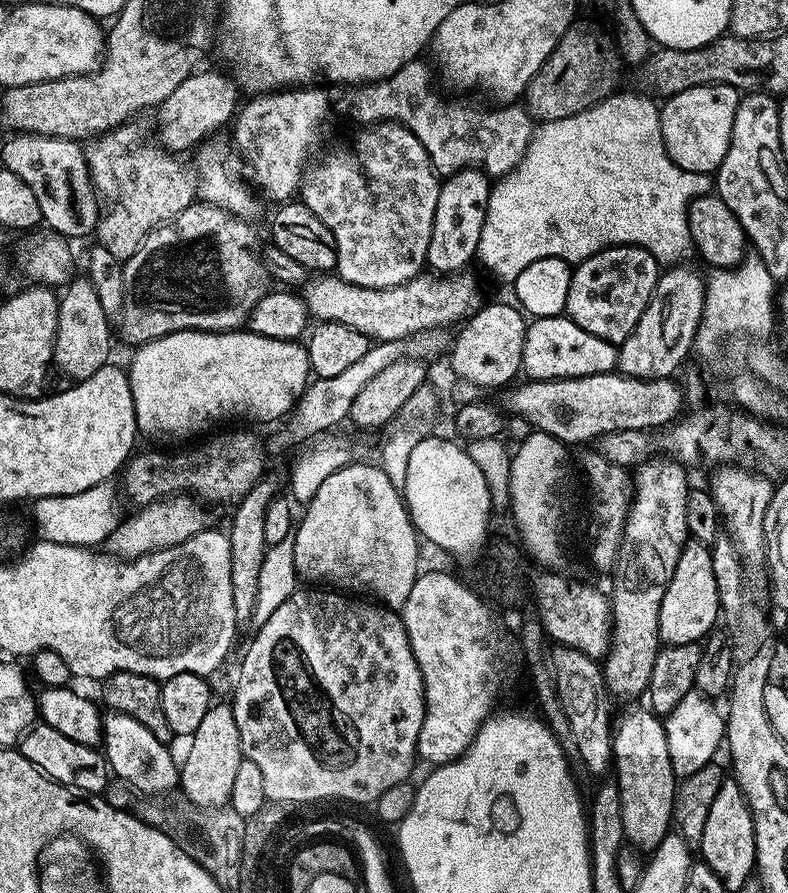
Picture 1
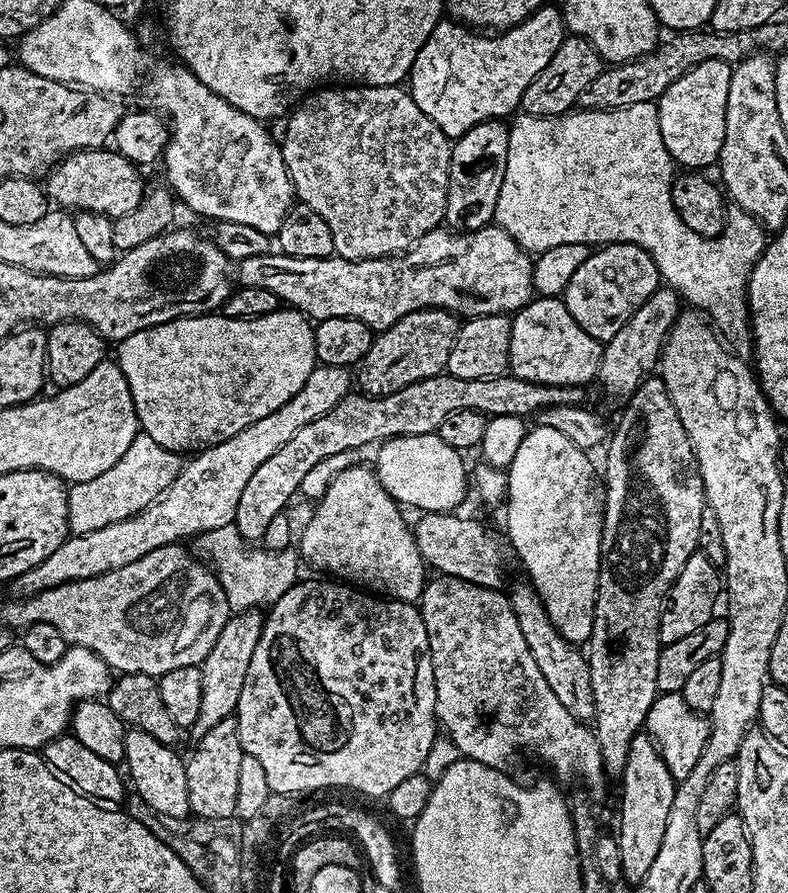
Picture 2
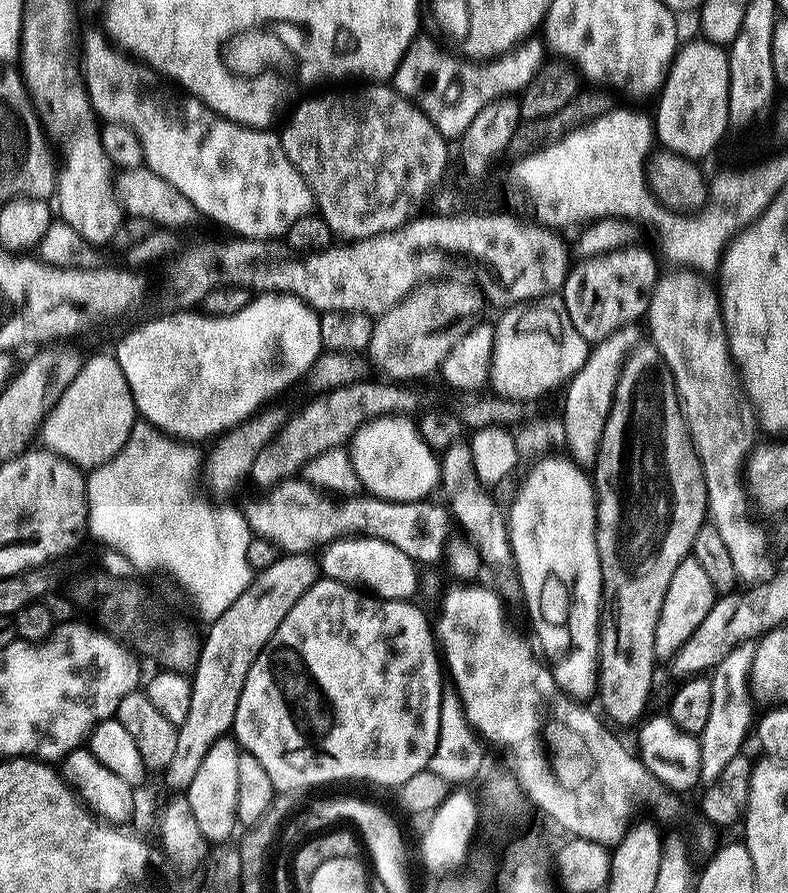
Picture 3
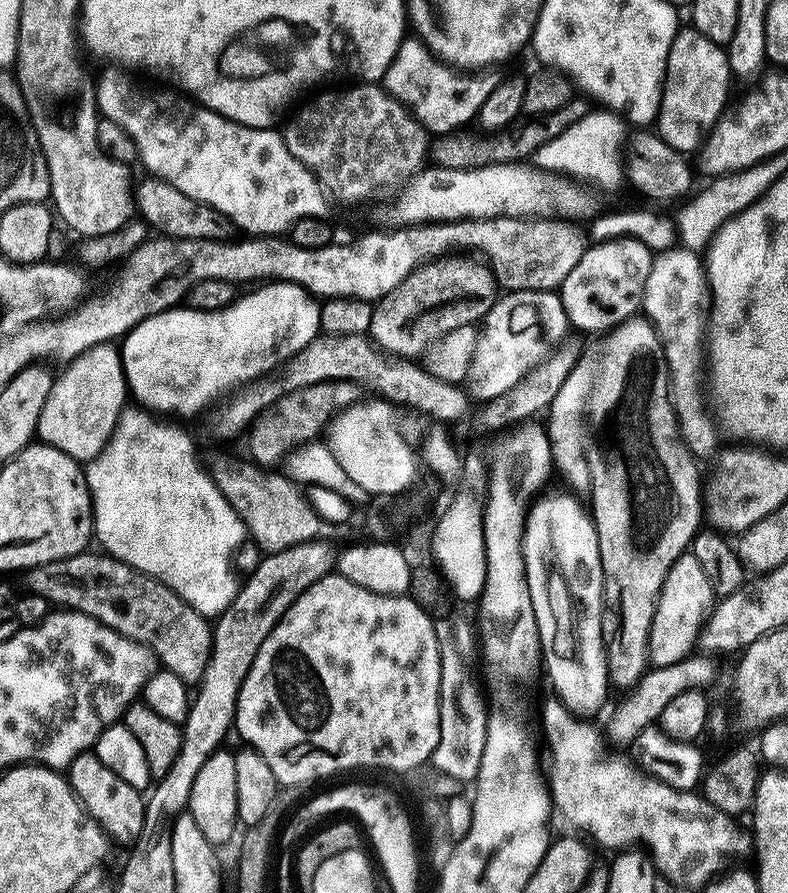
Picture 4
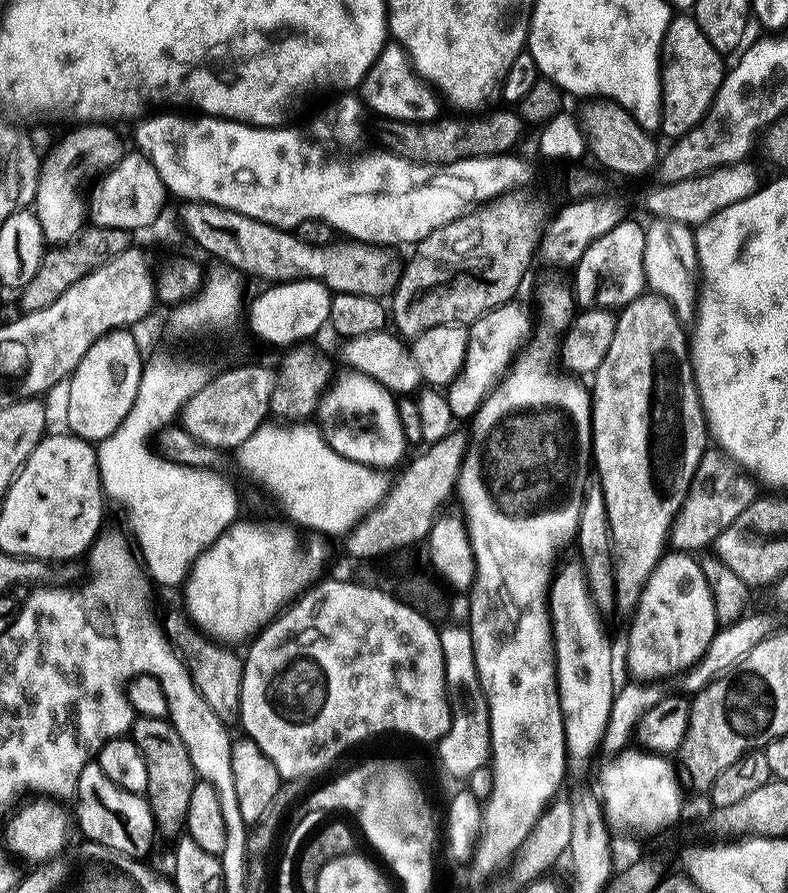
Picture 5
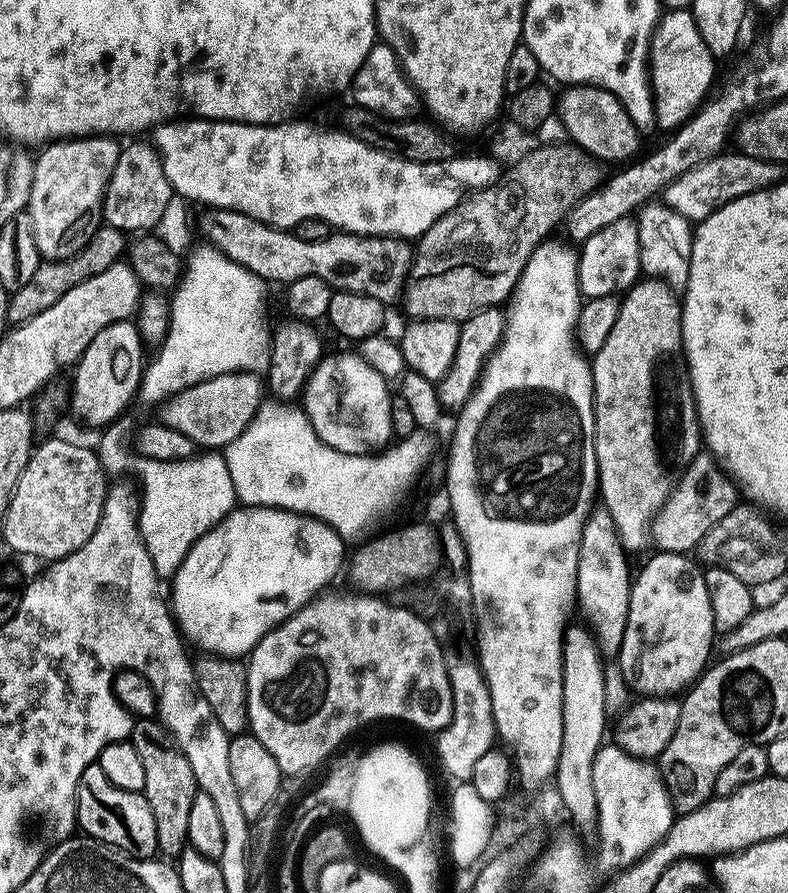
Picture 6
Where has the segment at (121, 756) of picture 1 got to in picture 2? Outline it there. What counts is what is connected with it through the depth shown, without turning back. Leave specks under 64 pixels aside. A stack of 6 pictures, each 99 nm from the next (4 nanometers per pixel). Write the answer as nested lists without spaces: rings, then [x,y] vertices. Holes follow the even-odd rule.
[[[128,730],[124,733],[124,754],[126,765],[126,776],[136,789],[135,795],[142,797],[147,804],[152,807],[152,811],[157,816],[171,818],[173,821],[180,822],[189,815],[188,807],[188,787],[186,786],[185,761],[180,760],[175,747],[158,742],[150,738],[150,734]]]

